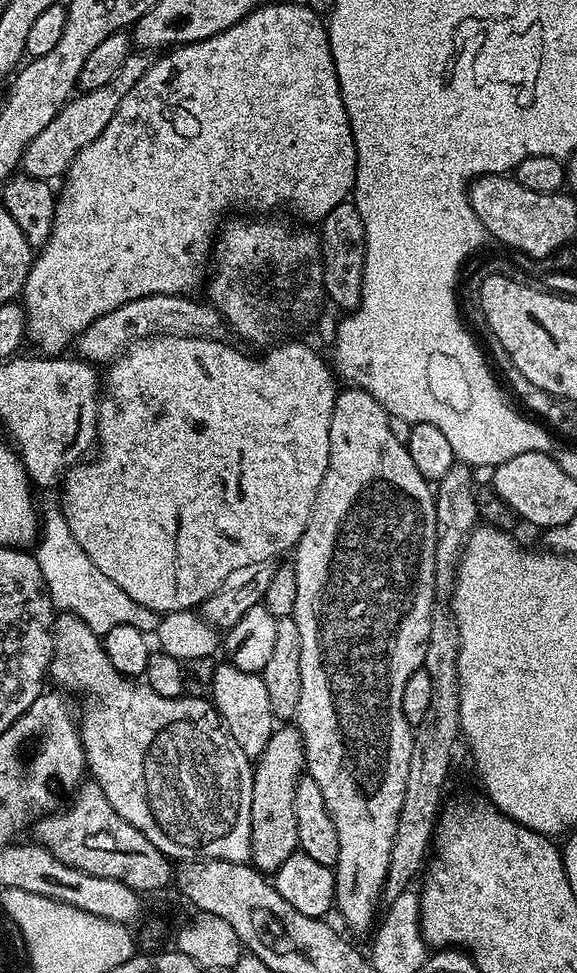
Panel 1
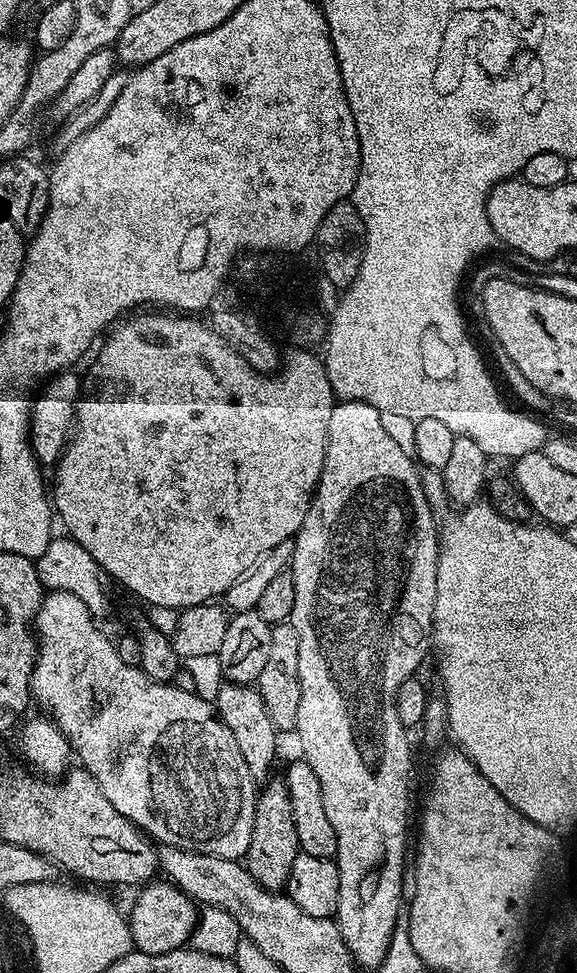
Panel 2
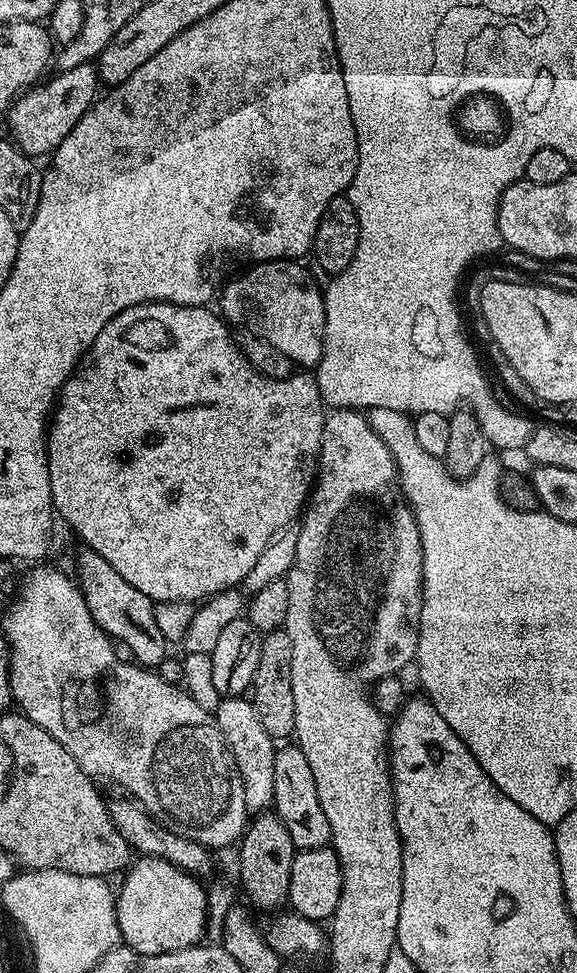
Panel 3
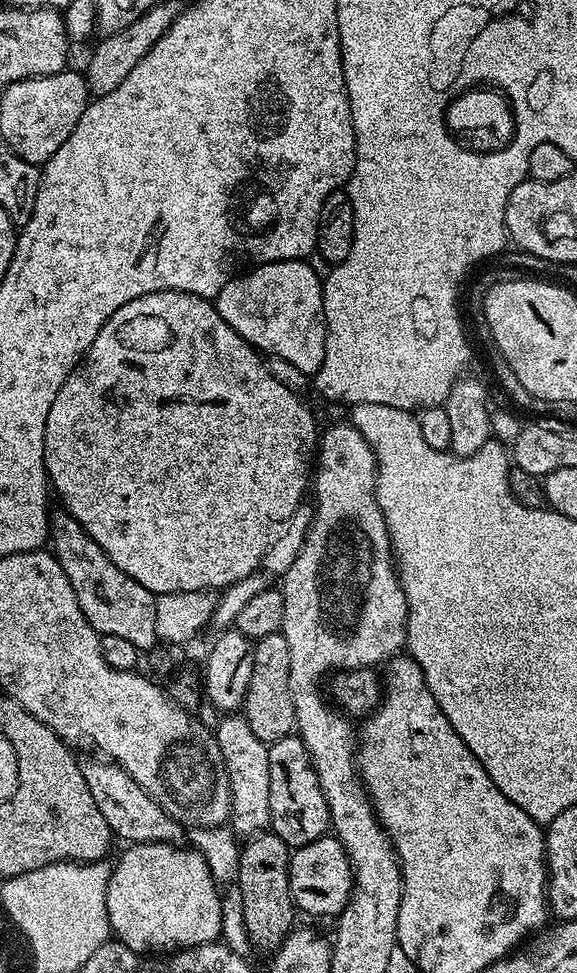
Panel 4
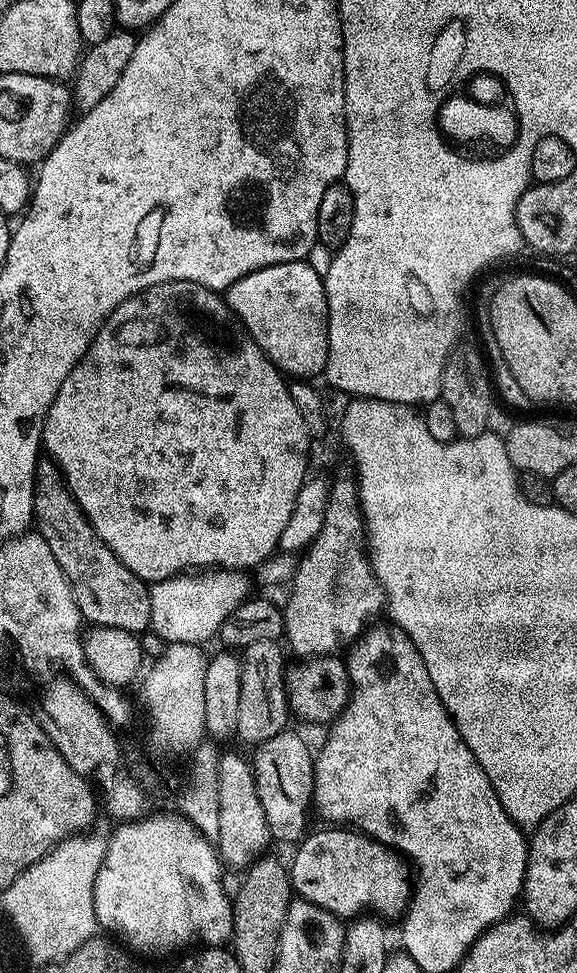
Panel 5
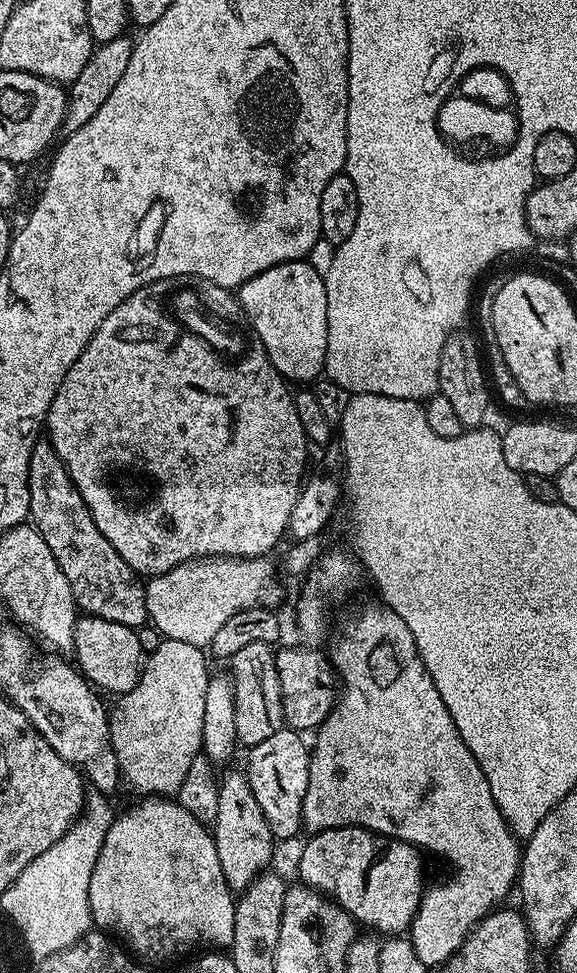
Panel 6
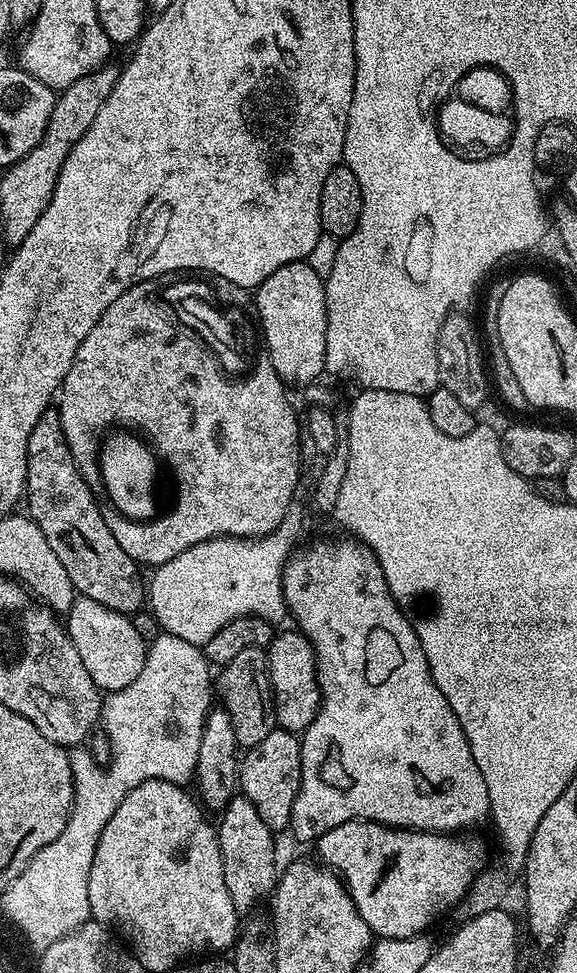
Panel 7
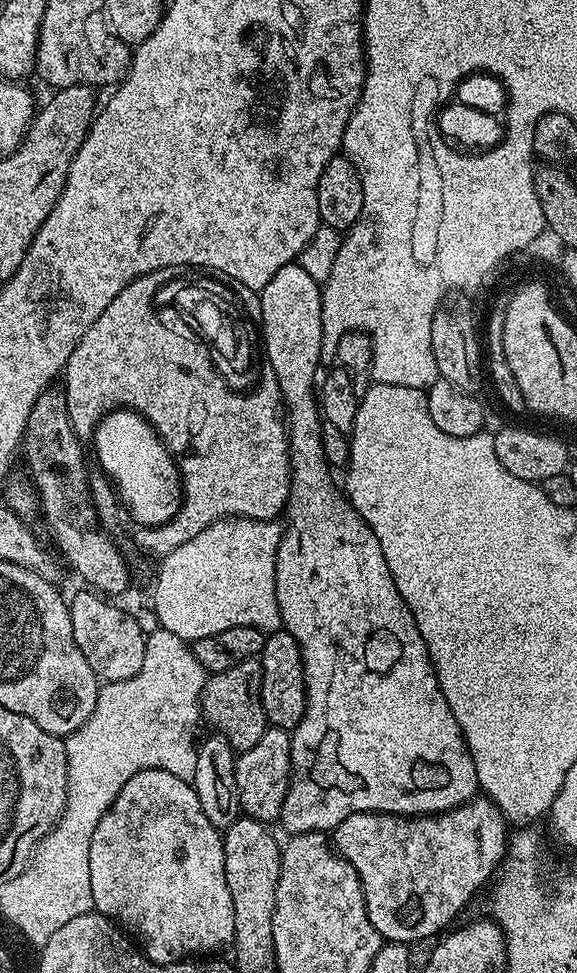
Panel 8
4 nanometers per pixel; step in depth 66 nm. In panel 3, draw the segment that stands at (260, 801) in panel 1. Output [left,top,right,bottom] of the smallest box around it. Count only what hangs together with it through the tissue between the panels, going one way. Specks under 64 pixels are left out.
[238,810,298,914]

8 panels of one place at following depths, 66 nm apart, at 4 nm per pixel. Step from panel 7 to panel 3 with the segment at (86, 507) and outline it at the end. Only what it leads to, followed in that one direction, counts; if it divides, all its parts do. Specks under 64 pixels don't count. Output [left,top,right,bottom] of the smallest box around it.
[74,547,170,668]

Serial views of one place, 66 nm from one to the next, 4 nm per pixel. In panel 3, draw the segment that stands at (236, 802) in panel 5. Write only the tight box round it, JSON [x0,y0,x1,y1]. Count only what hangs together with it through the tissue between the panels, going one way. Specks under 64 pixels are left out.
[214,696,278,814]

